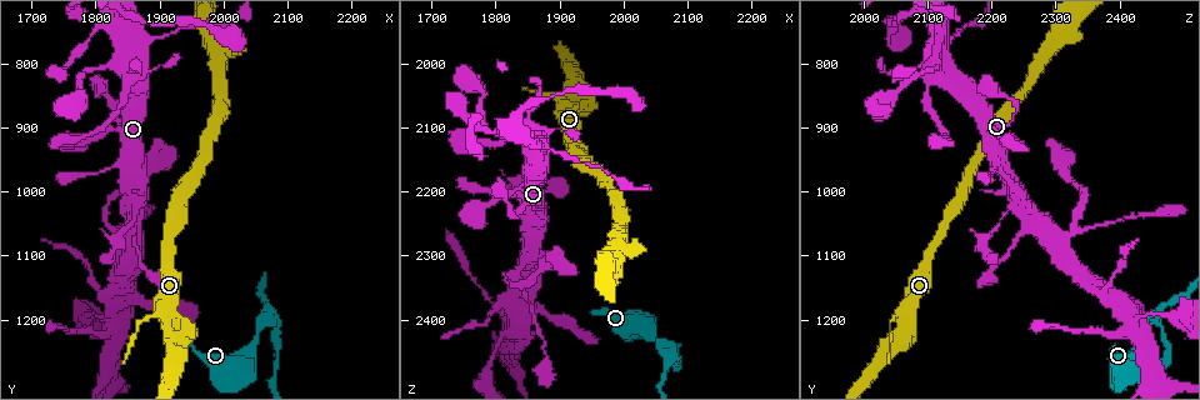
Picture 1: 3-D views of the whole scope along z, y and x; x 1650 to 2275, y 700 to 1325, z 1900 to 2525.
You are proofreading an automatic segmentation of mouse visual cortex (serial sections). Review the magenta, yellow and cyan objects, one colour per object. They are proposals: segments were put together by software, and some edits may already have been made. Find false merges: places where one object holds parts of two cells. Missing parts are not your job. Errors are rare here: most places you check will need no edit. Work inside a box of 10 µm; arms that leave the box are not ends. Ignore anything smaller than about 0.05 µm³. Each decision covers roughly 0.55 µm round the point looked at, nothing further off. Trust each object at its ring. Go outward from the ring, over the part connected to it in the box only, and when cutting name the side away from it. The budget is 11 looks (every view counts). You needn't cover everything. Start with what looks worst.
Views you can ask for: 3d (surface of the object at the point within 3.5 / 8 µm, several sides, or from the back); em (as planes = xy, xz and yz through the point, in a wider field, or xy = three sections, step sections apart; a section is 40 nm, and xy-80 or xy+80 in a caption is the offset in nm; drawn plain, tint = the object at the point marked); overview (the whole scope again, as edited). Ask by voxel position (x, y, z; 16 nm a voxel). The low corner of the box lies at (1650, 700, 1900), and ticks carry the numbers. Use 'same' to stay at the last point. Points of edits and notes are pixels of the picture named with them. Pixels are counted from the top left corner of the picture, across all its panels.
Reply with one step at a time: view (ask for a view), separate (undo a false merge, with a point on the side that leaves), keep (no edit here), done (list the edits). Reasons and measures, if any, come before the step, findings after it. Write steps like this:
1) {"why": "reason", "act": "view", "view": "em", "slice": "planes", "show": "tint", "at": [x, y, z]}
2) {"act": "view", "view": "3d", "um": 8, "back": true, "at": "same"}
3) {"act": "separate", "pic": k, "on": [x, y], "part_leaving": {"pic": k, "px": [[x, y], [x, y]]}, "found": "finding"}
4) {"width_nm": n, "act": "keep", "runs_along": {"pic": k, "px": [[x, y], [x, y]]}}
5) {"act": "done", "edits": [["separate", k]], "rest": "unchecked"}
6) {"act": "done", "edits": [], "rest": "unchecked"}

{"why": "three arms meet", "act": "view", "view": "3d", "um": 3.5, "at": [2075, 1200, 2455]}

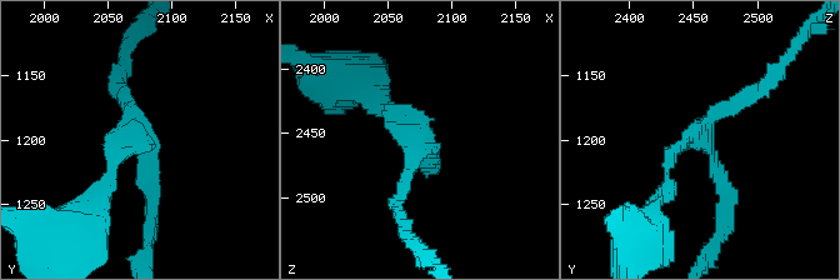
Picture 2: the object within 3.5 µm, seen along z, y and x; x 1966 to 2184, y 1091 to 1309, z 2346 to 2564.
{"arms": 3, "arm_widths_nm": [150, 200, 200], "why": "now the EM", "act": "view", "view": "em", "slice": "xy", "step": 2, "show": "tint", "at": [2076, 1196, 2456]}

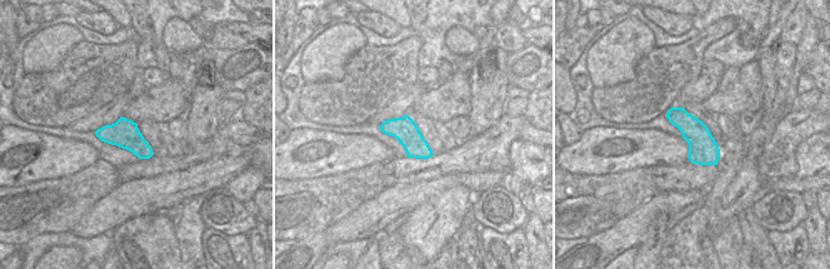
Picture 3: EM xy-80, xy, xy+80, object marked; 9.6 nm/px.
{"act": "keep", "runs_along": {"pic": 2, "px": [[384, 103], [434, 150], [430, 166]]}, "found": "all the same cell"}

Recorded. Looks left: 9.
{"why": "abrupt turn", "act": "view", "view": "3d", "um": 3.5, "back": true, "at": [1815, 1030, 2335]}

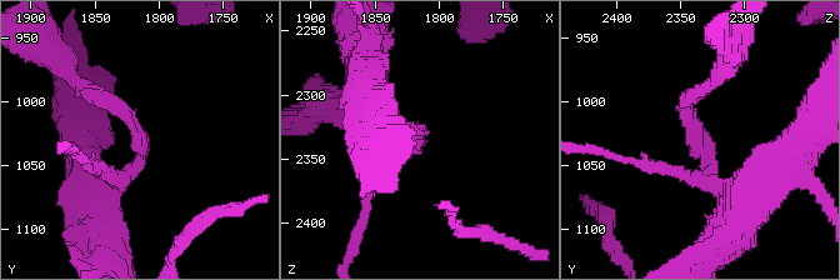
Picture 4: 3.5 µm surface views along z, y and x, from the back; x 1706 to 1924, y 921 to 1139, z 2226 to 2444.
{"act": "view", "view": "em", "slice": "xy", "step": 3, "show": "plain", "at": [1814, 1036, 2334]}

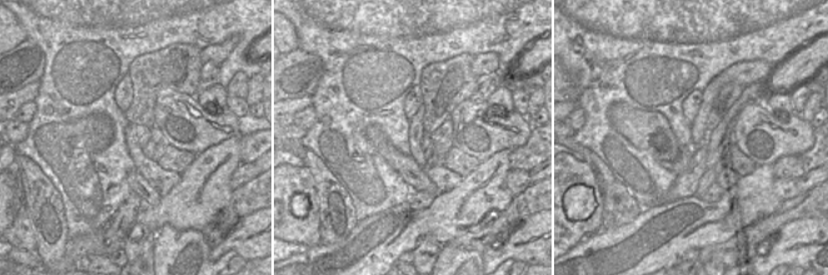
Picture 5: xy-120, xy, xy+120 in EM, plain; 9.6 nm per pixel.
{"why": "with the object marked", "act": "view", "view": "em", "slice": "xy", "step": 3, "show": "tint", "at": "same"}

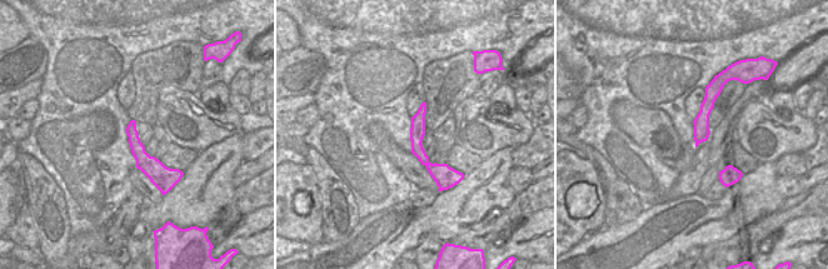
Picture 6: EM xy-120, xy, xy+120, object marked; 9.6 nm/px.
{"arm_widths_nm": [200, 200], "act": "keep", "runs_along": {"pic": 4, "px": [[746, 203], [691, 138], [698, 91]]}, "found": "all the same cell"}

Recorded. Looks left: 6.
{"why": "sudden change in width", "act": "view", "view": "3d", "um": 3.5, "at": [1905, 760, 2140]}

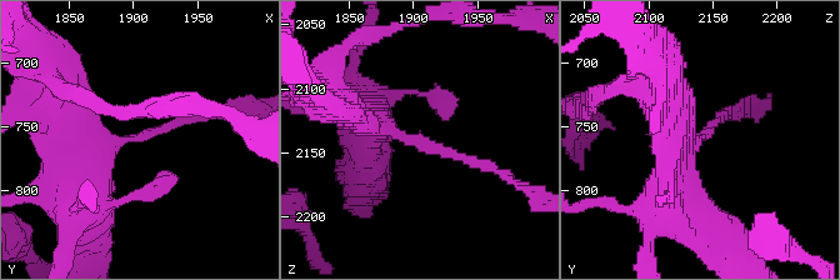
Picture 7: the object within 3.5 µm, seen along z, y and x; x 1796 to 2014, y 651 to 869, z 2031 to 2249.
{"arm_widths_nm": [150, 400], "act": "keep", "runs_along": {"pic": 7, "px": [[91, 188], [110, 141], [210, 110]]}, "found": "continuous, no second cell"}

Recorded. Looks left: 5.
{"why": "thick turns thin", "act": "view", "view": "3d", "um": 3.5, "back": true, "at": [1825, 1210, 2415]}

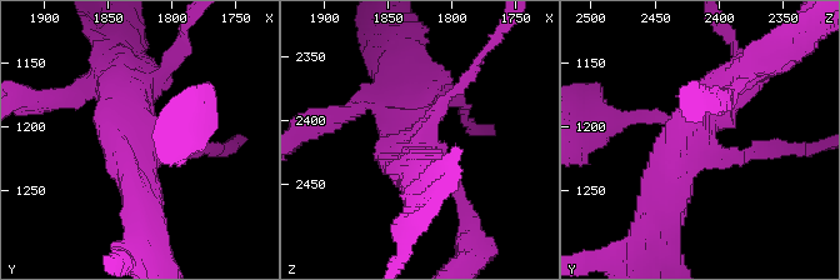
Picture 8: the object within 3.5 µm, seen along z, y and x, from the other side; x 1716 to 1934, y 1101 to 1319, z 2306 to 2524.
{"act": "view", "view": "em", "slice": "xy", "step": 3, "show": "tint", "at": [1828, 1208, 2414]}

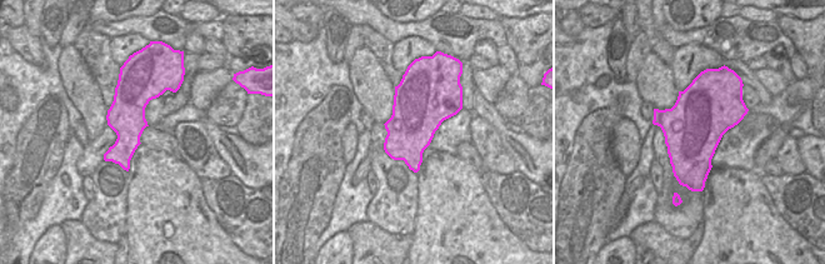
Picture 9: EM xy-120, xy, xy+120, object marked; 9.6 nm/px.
{"act": "keep", "runs_along": {"pic": 8, "px": [[743, 69], [698, 119], [660, 206]]}, "found": "one cell here"}

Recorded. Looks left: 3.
{"act": "done", "edits": [], "rest": "unchecked"}

